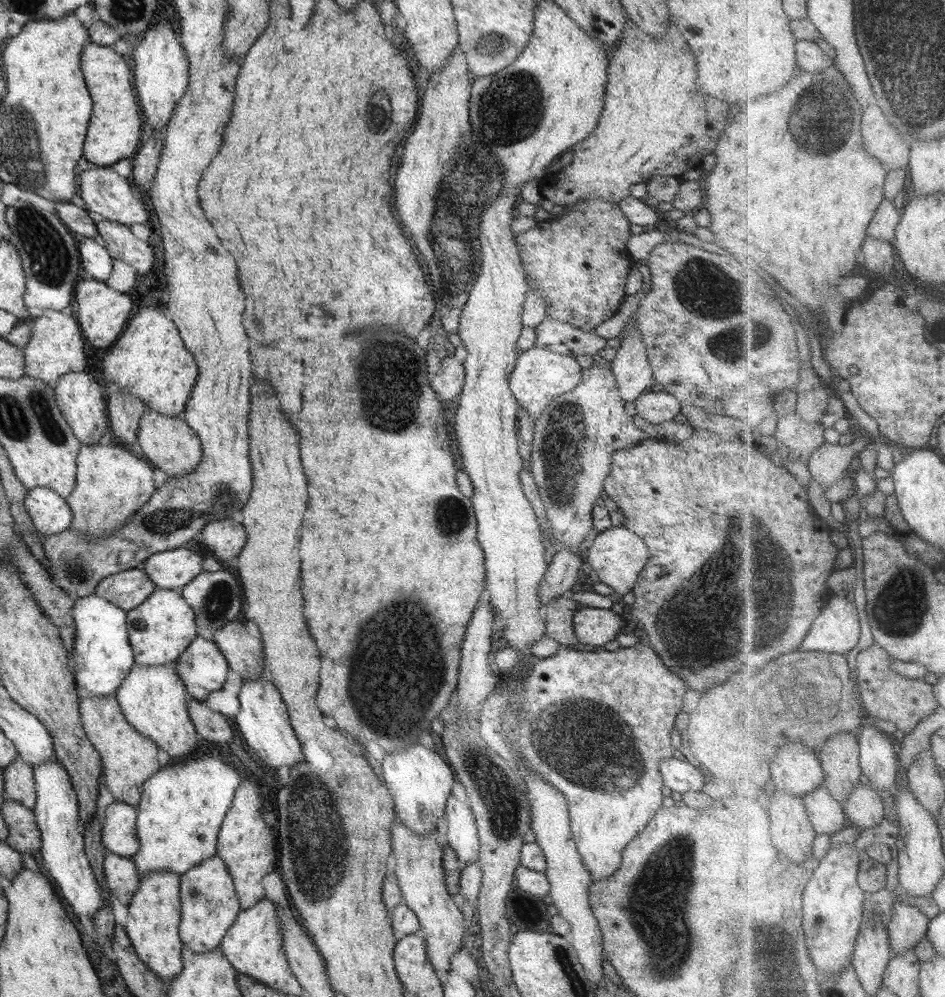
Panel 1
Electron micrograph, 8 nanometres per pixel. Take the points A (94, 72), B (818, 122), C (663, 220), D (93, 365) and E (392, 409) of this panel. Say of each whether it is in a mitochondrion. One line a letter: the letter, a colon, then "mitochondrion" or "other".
A: other
B: mitochondrion
C: other
D: other
E: mitochondrion

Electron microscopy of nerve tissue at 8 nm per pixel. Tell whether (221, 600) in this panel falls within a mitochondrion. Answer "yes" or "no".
yes

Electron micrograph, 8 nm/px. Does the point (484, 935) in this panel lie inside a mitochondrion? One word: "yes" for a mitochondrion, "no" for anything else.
no

